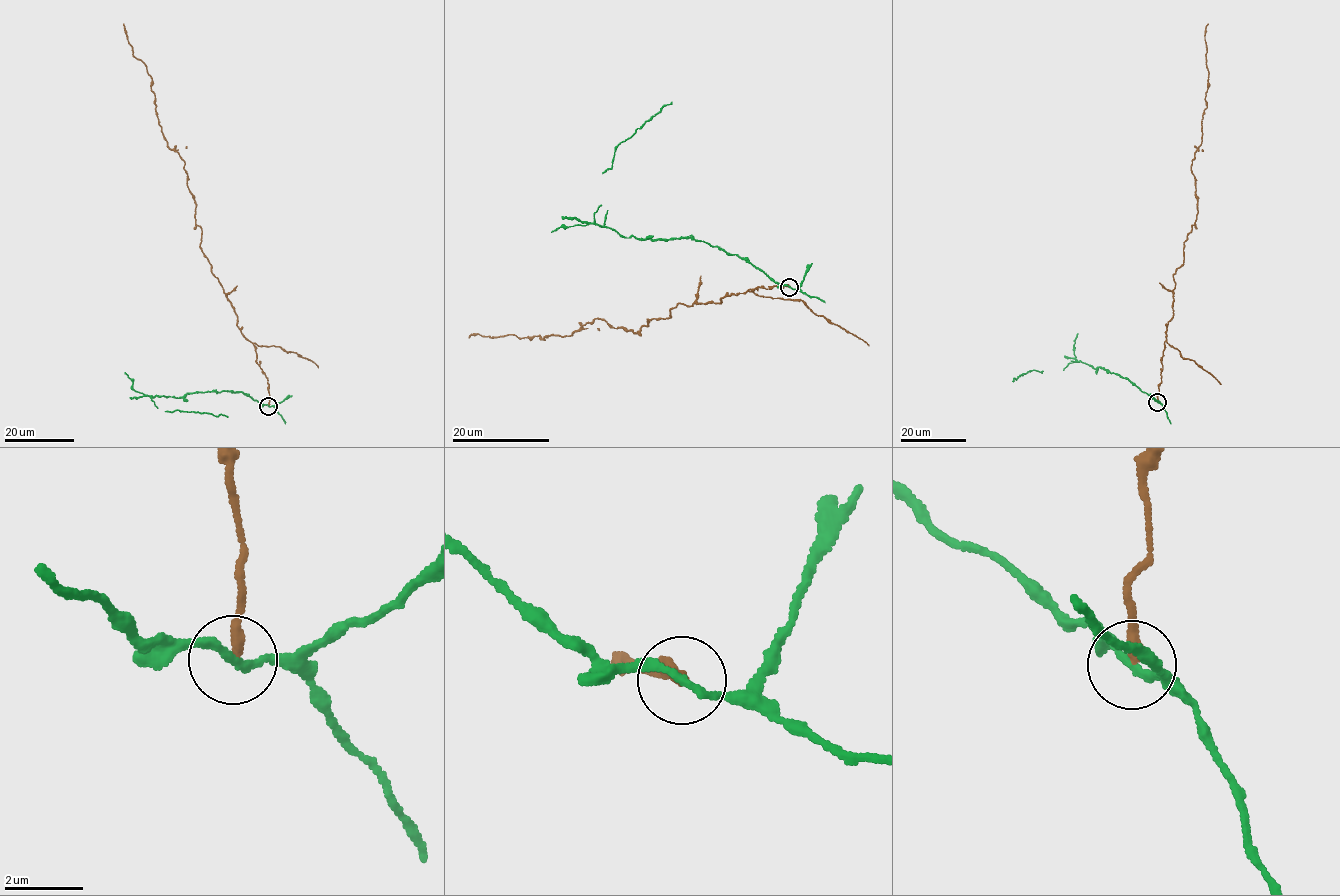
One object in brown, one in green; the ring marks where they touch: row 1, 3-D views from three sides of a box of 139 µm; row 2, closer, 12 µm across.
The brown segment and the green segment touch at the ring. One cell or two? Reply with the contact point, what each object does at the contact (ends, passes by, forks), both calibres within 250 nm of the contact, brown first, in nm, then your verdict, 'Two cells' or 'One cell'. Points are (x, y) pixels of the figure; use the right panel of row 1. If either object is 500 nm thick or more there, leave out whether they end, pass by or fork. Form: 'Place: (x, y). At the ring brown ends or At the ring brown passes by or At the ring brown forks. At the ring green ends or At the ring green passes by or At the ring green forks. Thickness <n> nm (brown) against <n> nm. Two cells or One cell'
Place: (1157, 402). At the ring brown ends. At the ring green passes by. Thickness 260 nm (brown) against 190 nm. Two cells

